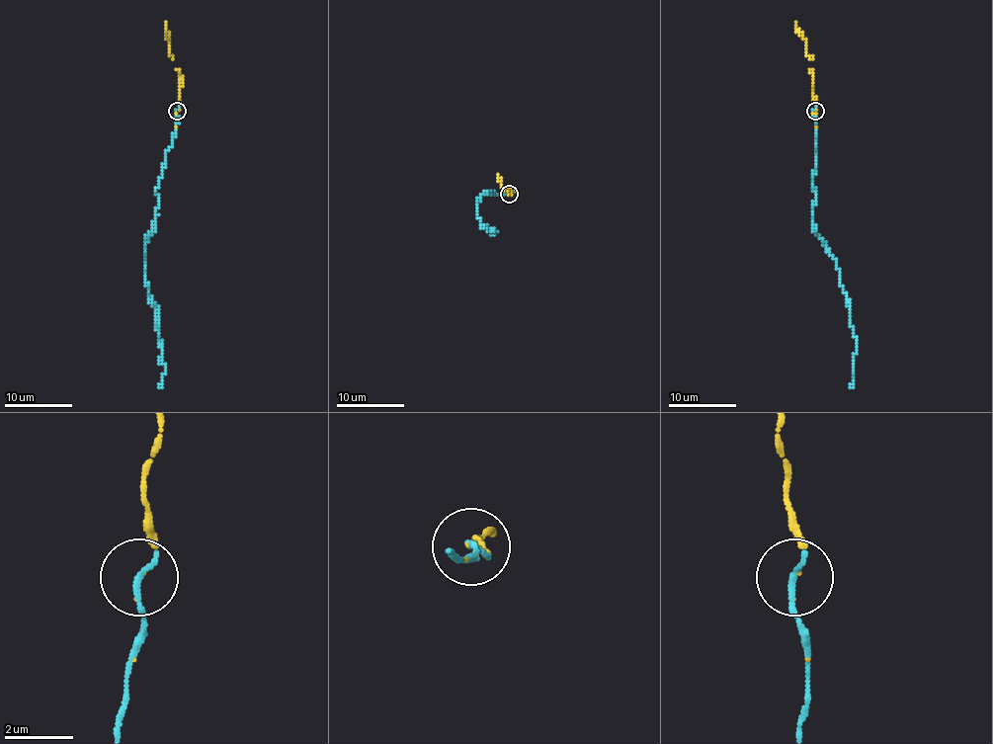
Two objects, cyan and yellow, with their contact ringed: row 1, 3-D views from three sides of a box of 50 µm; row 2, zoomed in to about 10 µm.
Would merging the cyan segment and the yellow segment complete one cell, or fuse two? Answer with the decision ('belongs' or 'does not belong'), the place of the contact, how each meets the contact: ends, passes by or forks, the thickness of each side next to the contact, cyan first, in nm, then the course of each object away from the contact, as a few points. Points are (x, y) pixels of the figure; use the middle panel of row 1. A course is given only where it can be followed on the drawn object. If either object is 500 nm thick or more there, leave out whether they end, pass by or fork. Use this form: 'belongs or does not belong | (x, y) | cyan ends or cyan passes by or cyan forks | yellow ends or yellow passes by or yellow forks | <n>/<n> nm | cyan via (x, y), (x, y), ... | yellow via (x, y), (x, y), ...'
belongs | (509, 194) | cyan ends | yellow ends | 200/110 nm | cyan via (509, 194), (488, 194), (486, 191), (476, 203), (478, 217), (493, 236), (497, 231), (492, 229) | yellow via (510, 194), (514, 191), (505, 189), (497, 175)

